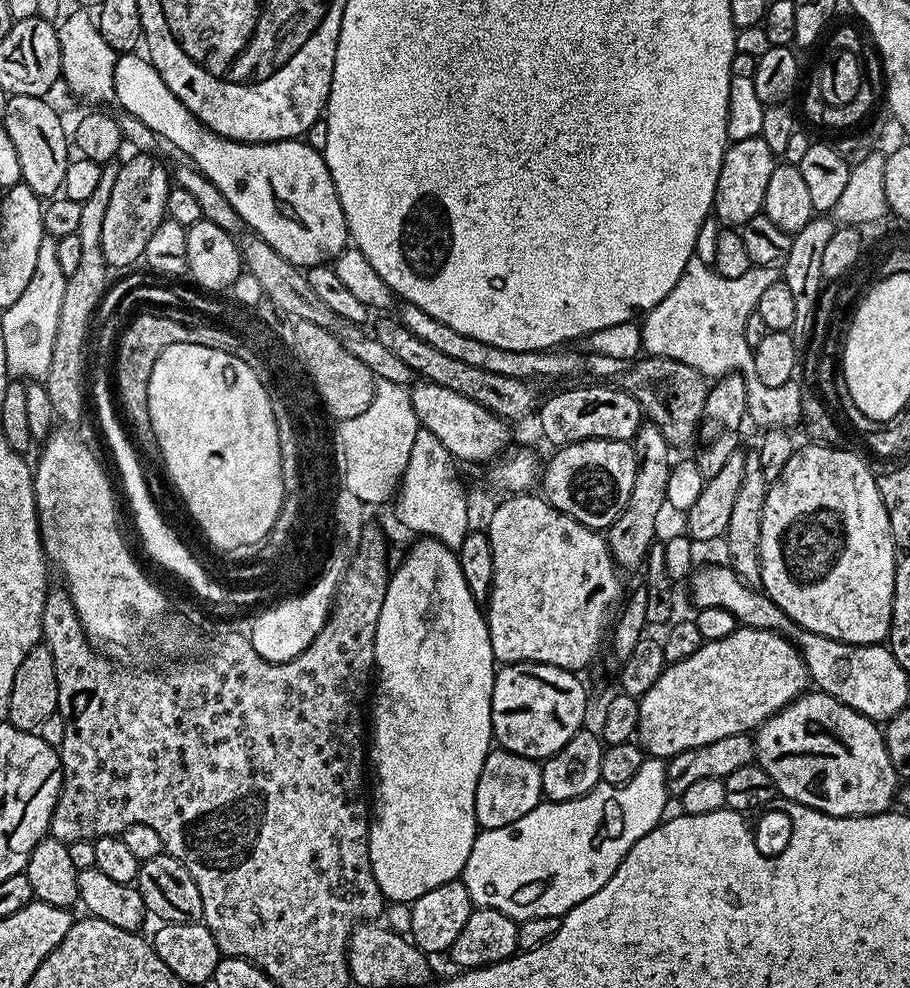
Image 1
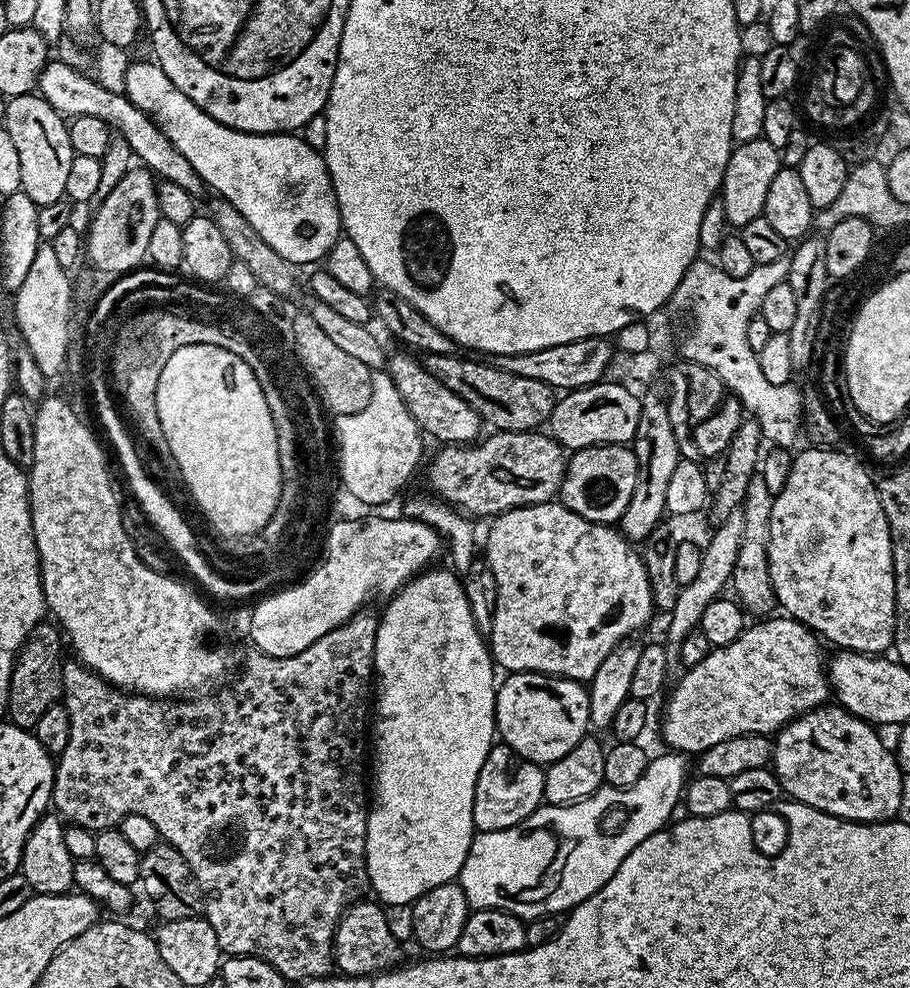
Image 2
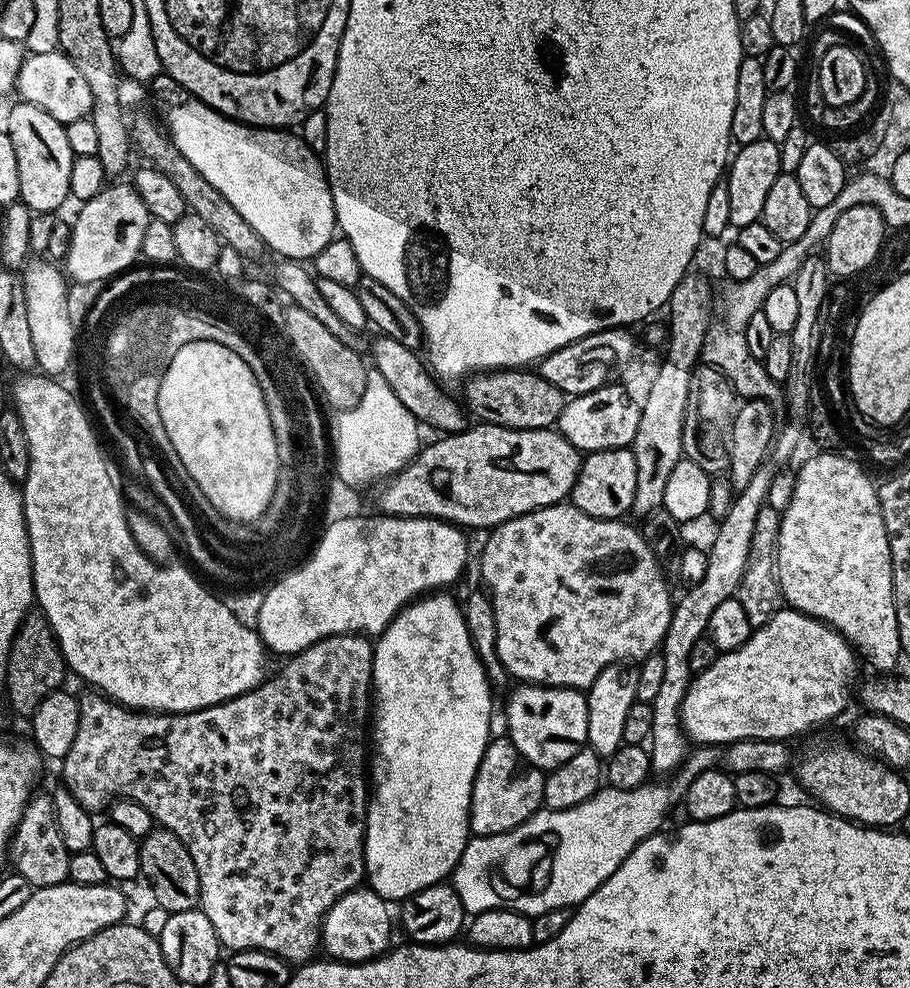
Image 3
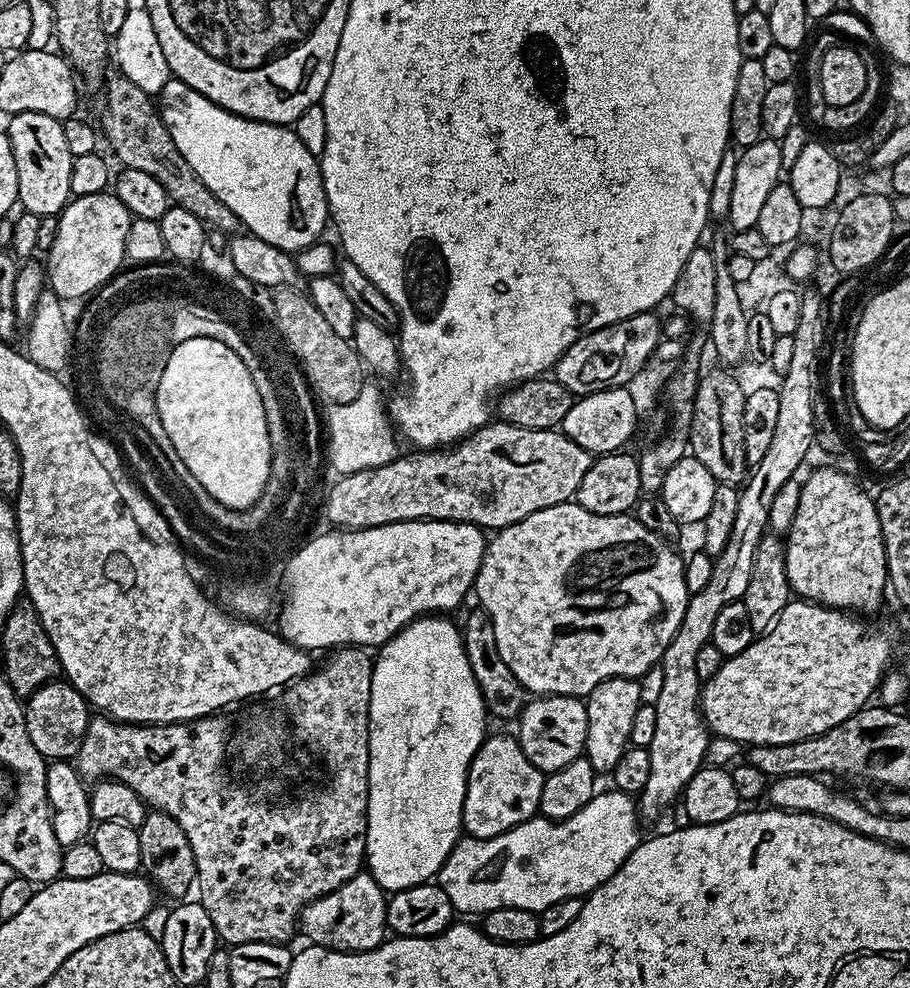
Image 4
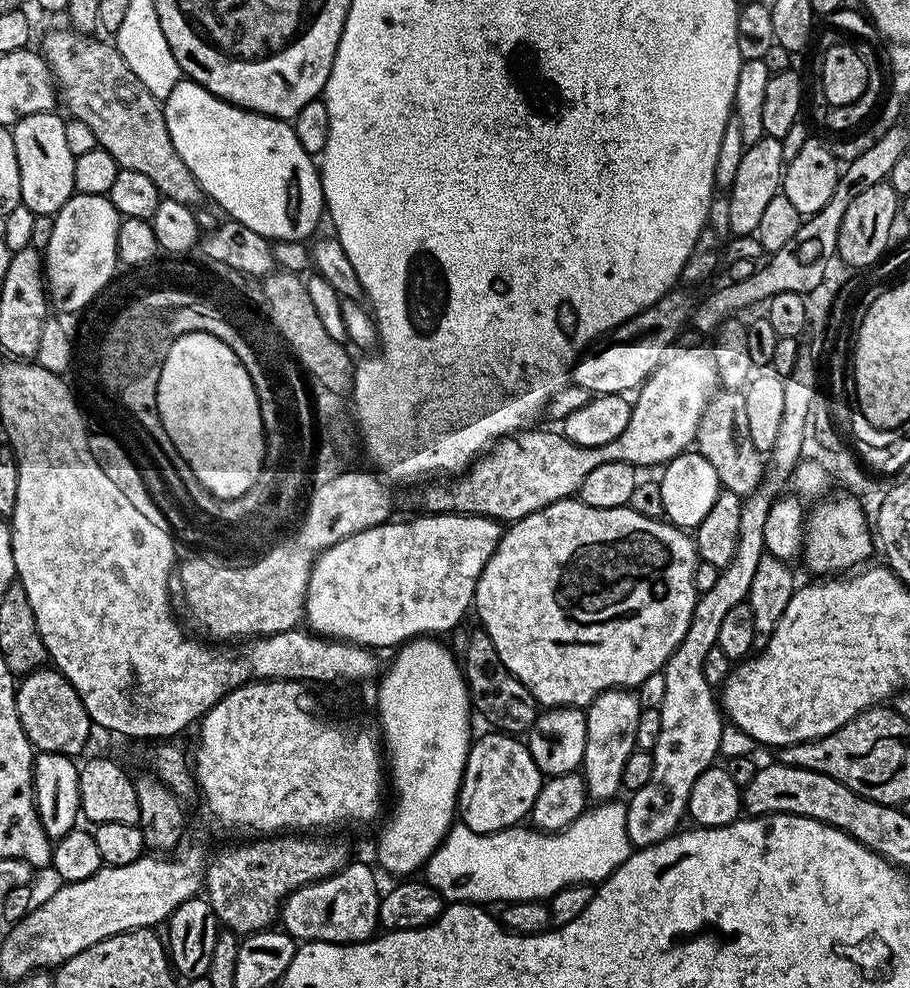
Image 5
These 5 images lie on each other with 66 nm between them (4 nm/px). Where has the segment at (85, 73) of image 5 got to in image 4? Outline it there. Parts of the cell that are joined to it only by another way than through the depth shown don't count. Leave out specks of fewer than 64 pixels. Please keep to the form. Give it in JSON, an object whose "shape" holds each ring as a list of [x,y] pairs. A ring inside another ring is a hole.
{"shape":[[[119,74],[113,75],[112,81],[109,79],[108,97],[104,100],[104,113],[100,116],[99,127],[102,129],[102,136],[108,139],[108,144],[112,147],[112,152],[121,161],[125,168],[142,170],[150,174],[158,182],[162,182],[162,190],[166,190],[169,201],[175,207],[190,210],[194,218],[204,221],[209,229],[232,234],[241,227],[240,219],[194,174],[190,162],[182,158],[182,150],[174,146],[174,138],[170,138],[170,130],[164,125],[164,119],[160,117],[160,109],[154,103],[153,97],[149,93],[138,90],[130,78]]]}

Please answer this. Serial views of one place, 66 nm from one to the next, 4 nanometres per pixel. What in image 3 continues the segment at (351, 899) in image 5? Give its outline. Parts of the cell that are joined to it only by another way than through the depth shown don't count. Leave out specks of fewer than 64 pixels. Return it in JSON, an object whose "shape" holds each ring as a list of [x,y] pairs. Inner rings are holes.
{"shape":[[[361,886],[342,894],[334,906],[324,915],[323,922],[320,923],[320,942],[323,951],[328,951],[327,955],[334,960],[343,960],[346,964],[361,964],[367,960],[374,960],[378,956],[389,951],[390,943],[388,939],[392,936],[392,916],[388,913],[389,901],[384,900],[376,892],[367,886]]]}

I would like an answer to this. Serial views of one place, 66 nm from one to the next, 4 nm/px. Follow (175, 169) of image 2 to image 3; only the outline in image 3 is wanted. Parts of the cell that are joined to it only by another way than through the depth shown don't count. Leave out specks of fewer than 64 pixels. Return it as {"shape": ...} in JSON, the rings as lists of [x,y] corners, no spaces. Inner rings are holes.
{"shape":[[[59,50],[25,55],[18,70],[14,92],[15,95],[20,95],[17,97],[23,103],[46,110],[50,118],[58,118],[58,122],[62,125],[85,119],[92,111],[92,91],[86,78],[82,78],[78,66],[74,66],[72,59]]]}

